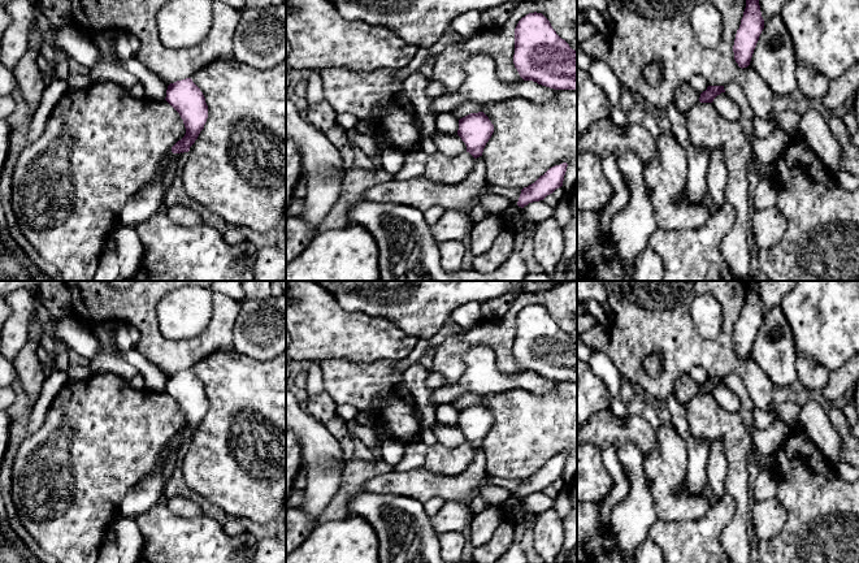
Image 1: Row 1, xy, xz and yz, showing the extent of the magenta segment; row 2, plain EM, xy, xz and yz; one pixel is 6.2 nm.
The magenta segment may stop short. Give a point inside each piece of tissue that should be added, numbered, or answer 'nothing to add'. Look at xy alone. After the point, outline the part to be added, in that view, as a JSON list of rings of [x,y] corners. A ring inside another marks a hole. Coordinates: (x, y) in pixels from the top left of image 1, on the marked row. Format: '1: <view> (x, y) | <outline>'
1: xy (148, 202) | [[[172,148],[164,156],[161,163],[161,169],[157,173],[156,178],[142,191],[133,195],[123,205],[120,222],[129,228],[136,228],[139,224],[151,218],[156,213],[165,209],[165,186],[162,178],[165,176],[165,168],[170,164],[174,157],[181,157],[182,152],[174,155]]]

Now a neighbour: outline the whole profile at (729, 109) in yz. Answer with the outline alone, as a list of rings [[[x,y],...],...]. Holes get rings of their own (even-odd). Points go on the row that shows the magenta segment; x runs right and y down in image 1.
[[[725,92],[717,95],[713,99],[712,105],[728,121],[738,121],[741,117],[741,108],[736,101],[730,100]]]

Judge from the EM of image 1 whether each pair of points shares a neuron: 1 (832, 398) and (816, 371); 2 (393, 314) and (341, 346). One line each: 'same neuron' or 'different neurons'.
1: different neurons
2: different neurons

